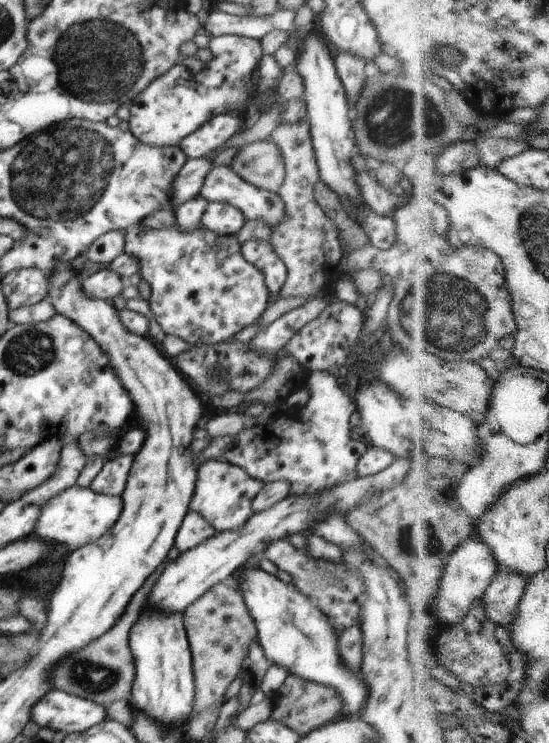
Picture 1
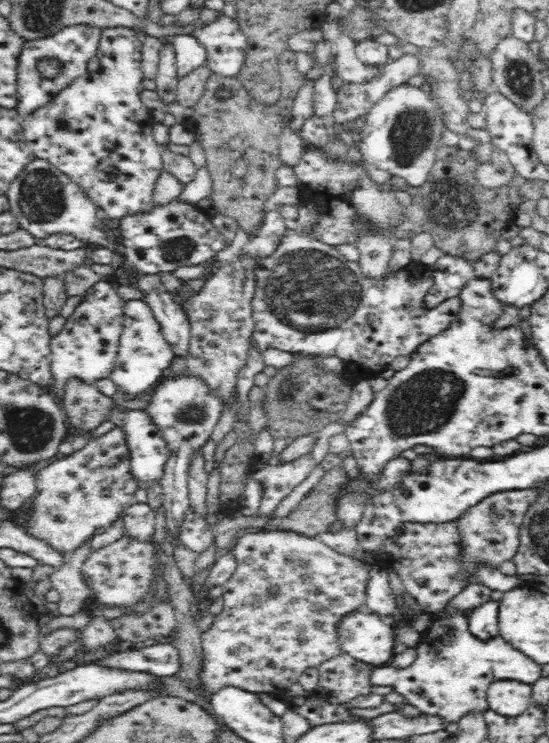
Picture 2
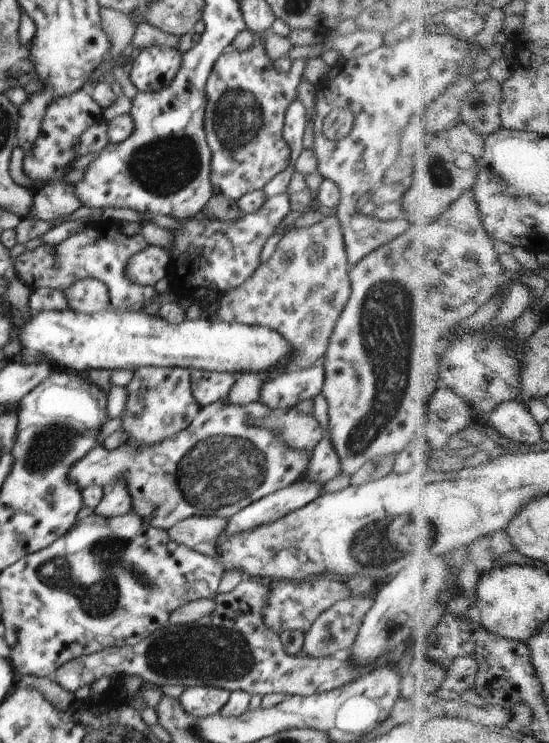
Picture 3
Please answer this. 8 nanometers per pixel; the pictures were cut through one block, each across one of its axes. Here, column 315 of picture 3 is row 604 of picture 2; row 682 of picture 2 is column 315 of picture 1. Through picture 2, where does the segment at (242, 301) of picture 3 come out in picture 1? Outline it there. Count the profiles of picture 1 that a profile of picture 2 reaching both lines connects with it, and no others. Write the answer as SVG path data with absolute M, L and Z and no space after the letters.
M306 117L296 124L284 124L272 131L269 139L280 148L284 160L284 183L278 190L278 198L284 204L284 218L272 226L272 244L276 256L286 266L286 280L280 288L278 300L289 297L316 298L321 292L330 292L338 284L343 271L340 260L344 254L340 245L339 229L334 220L318 206L314 198L314 186L319 180L319 169L312 148L310 126Z

